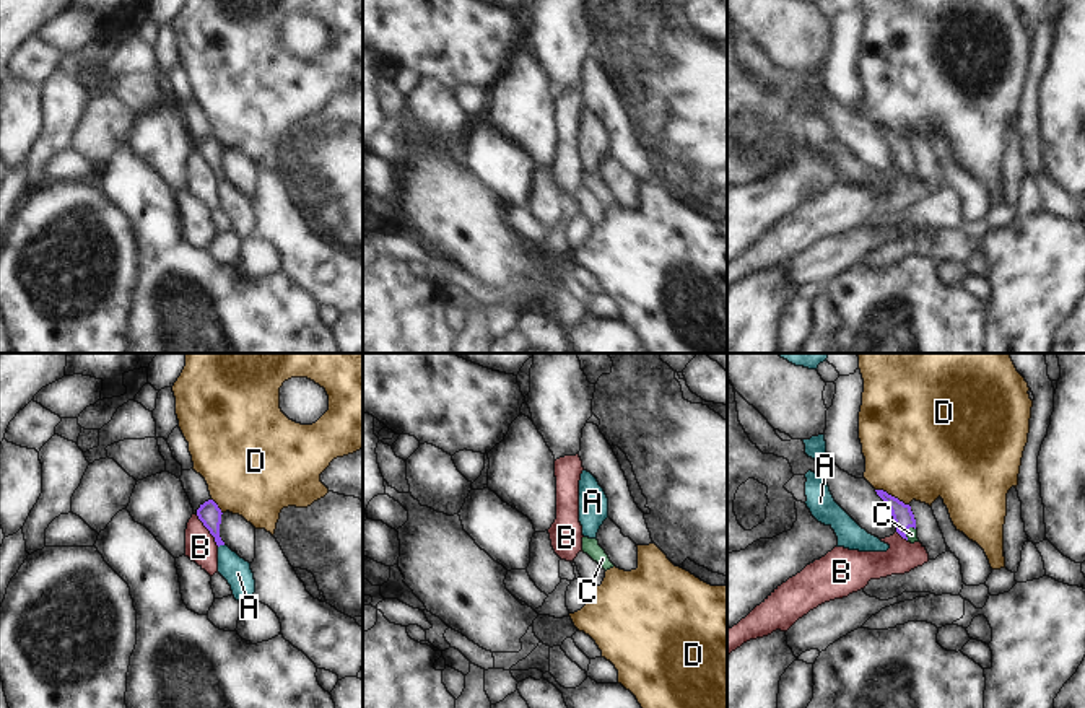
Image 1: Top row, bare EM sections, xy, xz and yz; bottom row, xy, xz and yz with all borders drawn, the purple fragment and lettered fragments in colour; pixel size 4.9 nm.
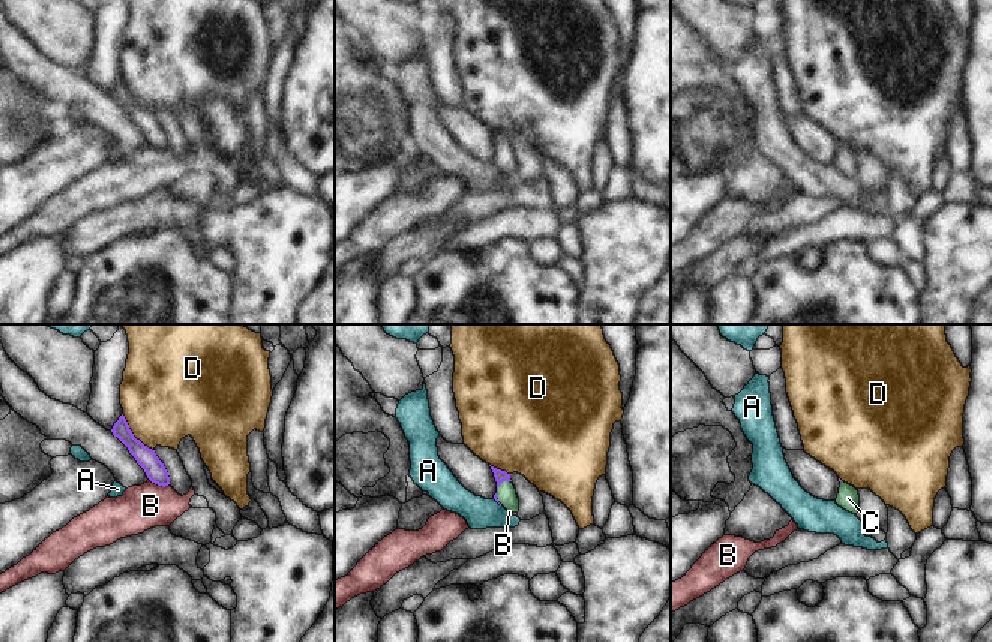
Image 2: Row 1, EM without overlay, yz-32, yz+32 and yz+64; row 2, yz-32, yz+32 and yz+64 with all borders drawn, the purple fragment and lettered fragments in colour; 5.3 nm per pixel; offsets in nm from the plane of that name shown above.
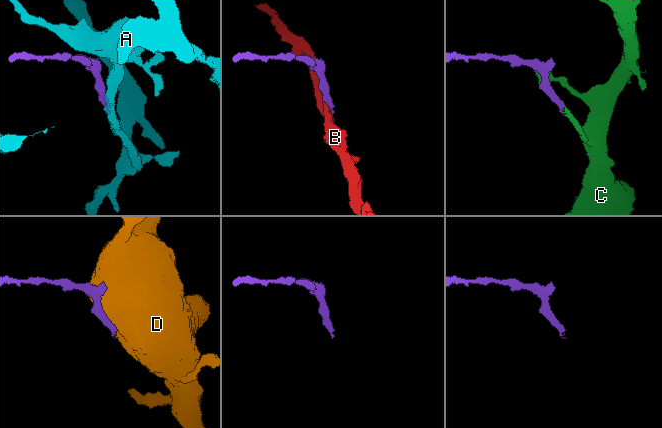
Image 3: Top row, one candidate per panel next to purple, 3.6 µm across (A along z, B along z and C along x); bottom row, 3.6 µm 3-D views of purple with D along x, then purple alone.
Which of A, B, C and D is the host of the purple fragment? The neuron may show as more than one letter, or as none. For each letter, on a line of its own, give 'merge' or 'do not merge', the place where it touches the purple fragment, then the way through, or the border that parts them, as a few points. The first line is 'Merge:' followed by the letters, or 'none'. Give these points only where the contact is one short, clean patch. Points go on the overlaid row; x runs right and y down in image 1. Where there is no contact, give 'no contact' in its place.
Merge: C
A: do not merge | xy (220, 544) | along xy (223, 544), (218, 547)
B: do not merge | xy (209, 529) | along xy (196, 515), (218, 546)
C: merge | yz (906, 531) | across yz (901, 513), (906, 531), (911, 534)
D: do not merge | yz (890, 495)

